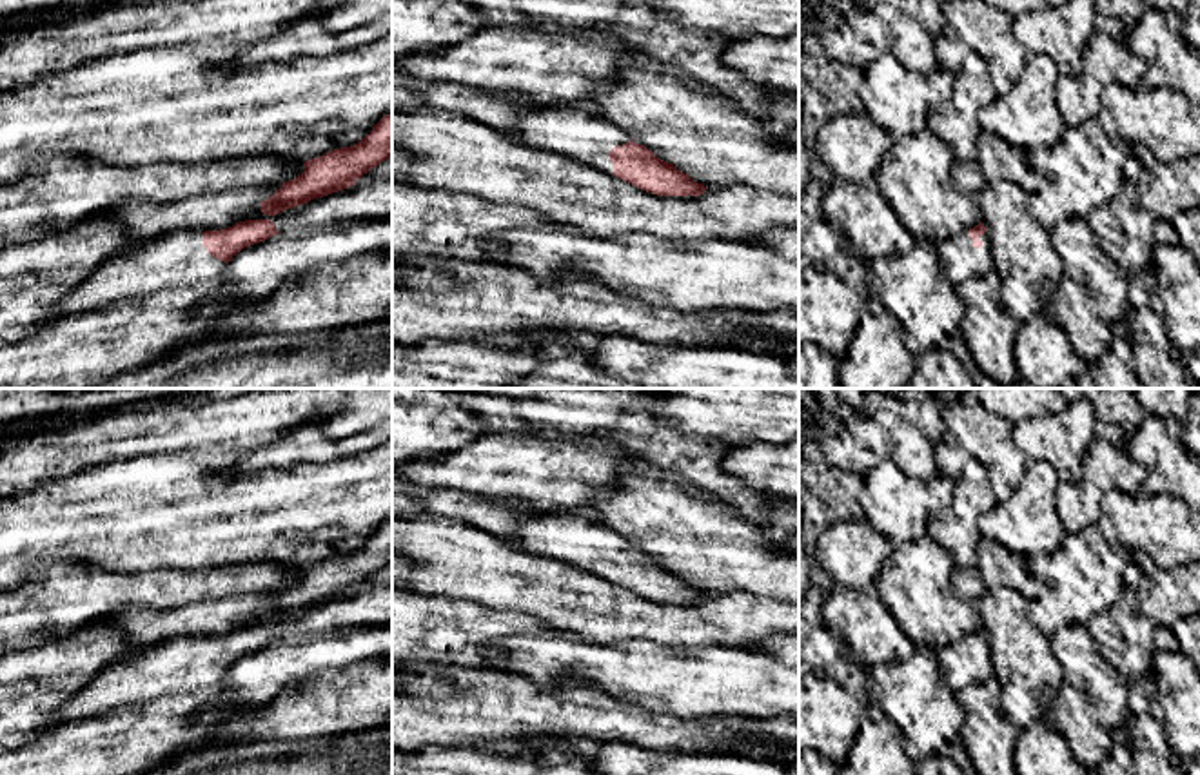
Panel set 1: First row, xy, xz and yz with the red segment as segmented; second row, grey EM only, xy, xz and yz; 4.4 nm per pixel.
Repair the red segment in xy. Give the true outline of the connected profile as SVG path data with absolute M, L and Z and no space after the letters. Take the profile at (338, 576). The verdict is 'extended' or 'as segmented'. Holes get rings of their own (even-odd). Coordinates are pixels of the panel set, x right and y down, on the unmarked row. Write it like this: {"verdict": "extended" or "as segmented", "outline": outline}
{"verdict": "as segmented", "outline": "M392 519L385 521L372 537L350 554L329 557L303 570L303 579L283 588L260 617L276 623L285 615L305 612L314 604L349 595L358 584L392 563Z"}

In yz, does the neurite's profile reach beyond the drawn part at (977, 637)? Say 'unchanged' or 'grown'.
grown

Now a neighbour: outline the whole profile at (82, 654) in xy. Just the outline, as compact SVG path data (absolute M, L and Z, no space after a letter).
M127 606L109 612L89 624L73 630L58 639L49 639L33 648L11 650L0 655L0 748L16 750L33 742L49 728L64 724L58 715L60 706L71 699L80 688L87 686L105 666L123 661L136 652L138 644L131 644L116 624L109 621L118 617Z

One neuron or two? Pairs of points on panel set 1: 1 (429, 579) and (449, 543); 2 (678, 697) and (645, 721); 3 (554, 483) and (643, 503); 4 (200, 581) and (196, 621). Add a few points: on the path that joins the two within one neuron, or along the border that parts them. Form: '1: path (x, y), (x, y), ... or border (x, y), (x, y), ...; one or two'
1: path (438, 570), (449, 559), (449, 552); one
2: border (623, 703), (643, 706), (650, 712), (698, 719); two
3: border (639, 469), (623, 467), (618, 487), (589, 503); two
4: border (240, 594), (157, 610); two

